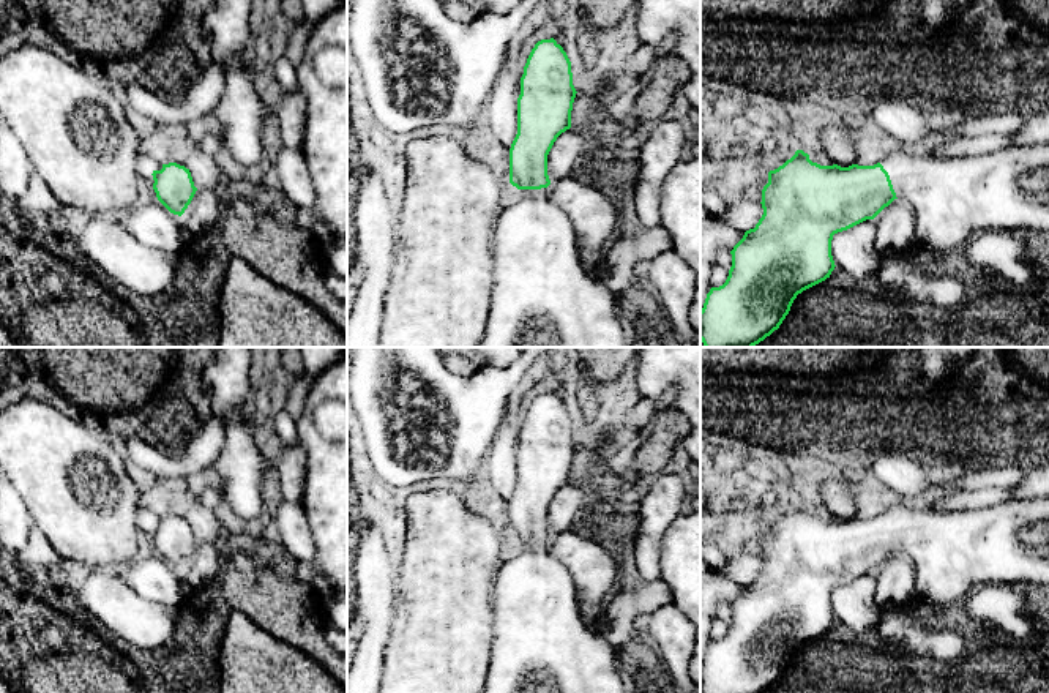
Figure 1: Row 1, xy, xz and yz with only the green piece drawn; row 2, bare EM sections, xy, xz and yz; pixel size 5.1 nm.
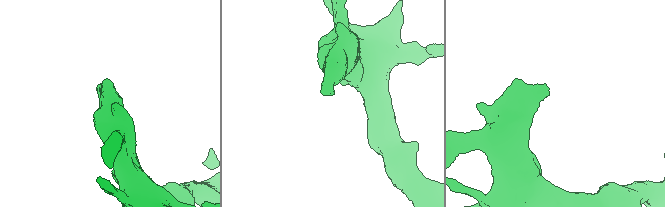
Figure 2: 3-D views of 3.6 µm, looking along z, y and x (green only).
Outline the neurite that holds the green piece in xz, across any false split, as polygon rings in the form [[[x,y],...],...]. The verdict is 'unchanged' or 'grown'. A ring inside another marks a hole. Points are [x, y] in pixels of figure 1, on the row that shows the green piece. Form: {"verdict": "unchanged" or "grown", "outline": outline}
{"verdict": "grown", "outline": [[[554,38],[538,41],[521,77],[517,134],[510,148],[510,183],[524,193],[505,205],[495,224],[491,313],[478,347],[629,347],[631,344],[631,330],[620,319],[618,297],[603,279],[585,273],[577,254],[573,223],[547,196],[551,185],[547,155],[557,137],[571,128],[576,93],[571,62],[563,47]]]}

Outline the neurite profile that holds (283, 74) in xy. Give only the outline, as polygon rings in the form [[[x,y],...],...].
[[[298,38],[281,57],[268,60],[268,79],[276,95],[289,93],[298,88],[297,68],[290,63],[290,52],[300,51]]]

